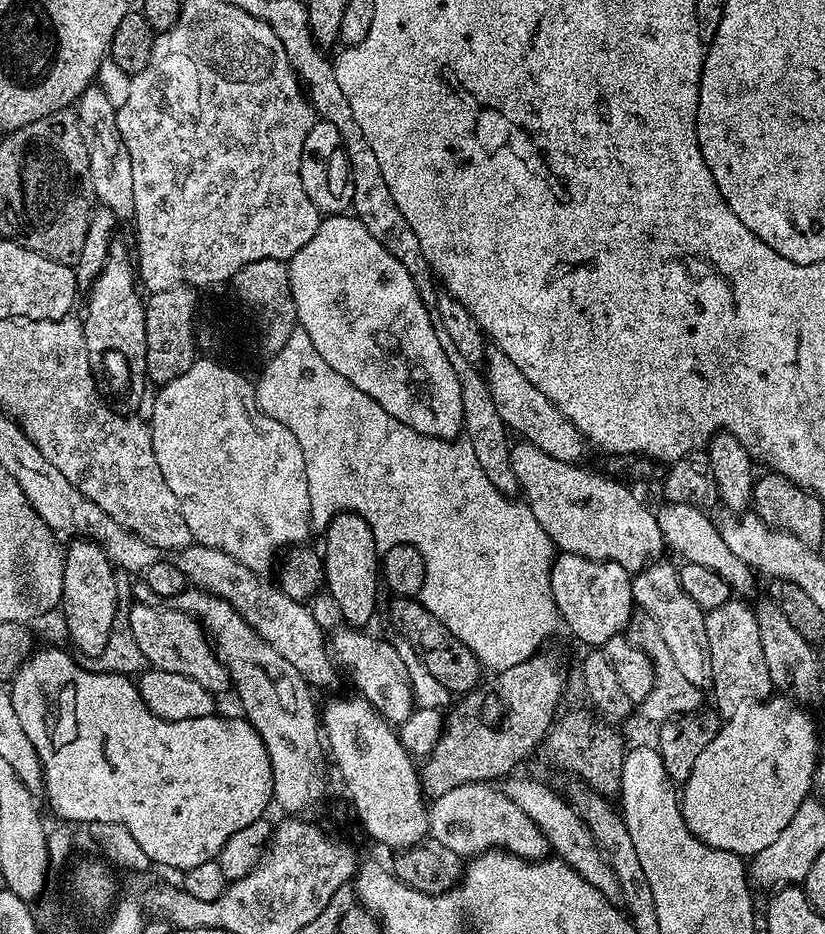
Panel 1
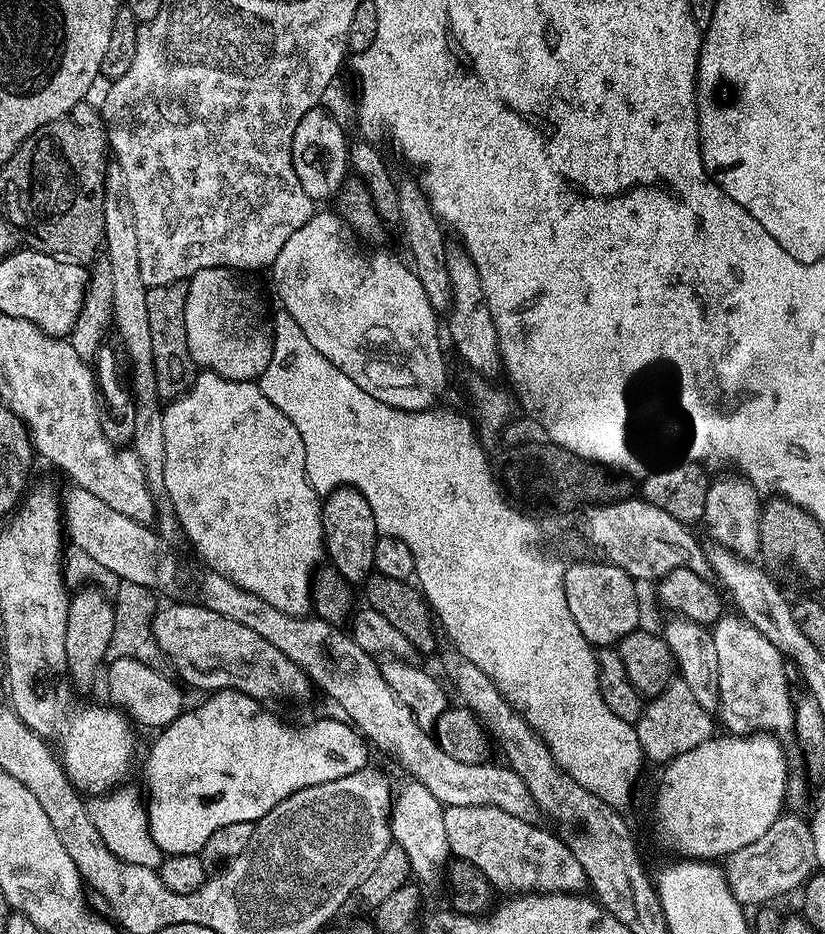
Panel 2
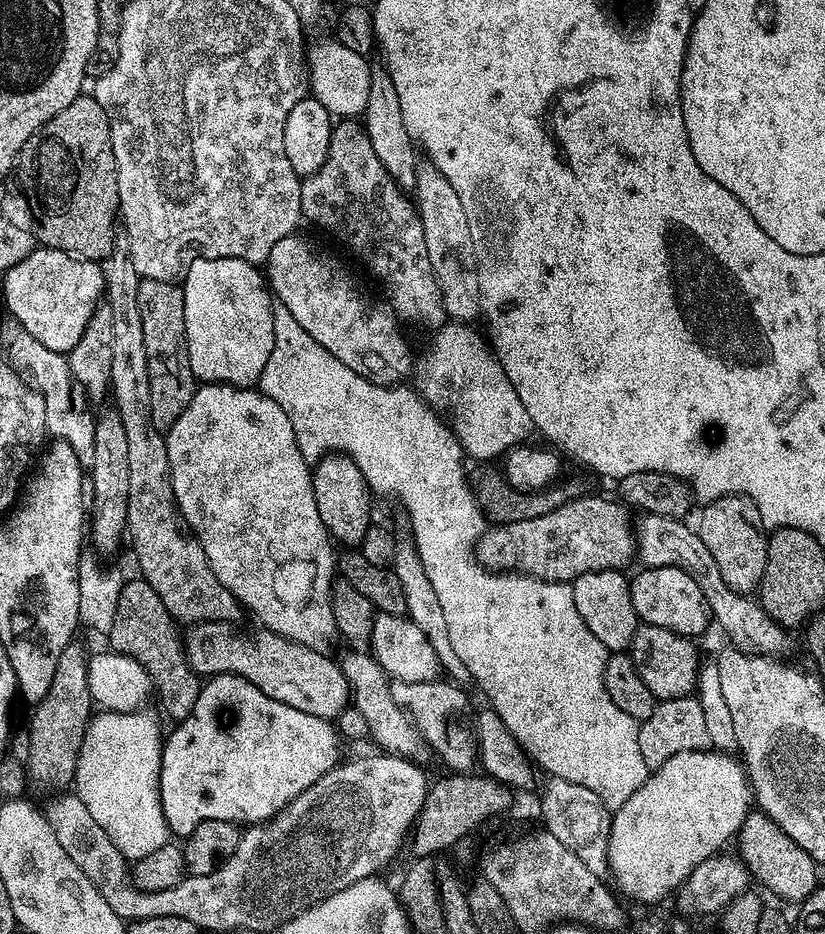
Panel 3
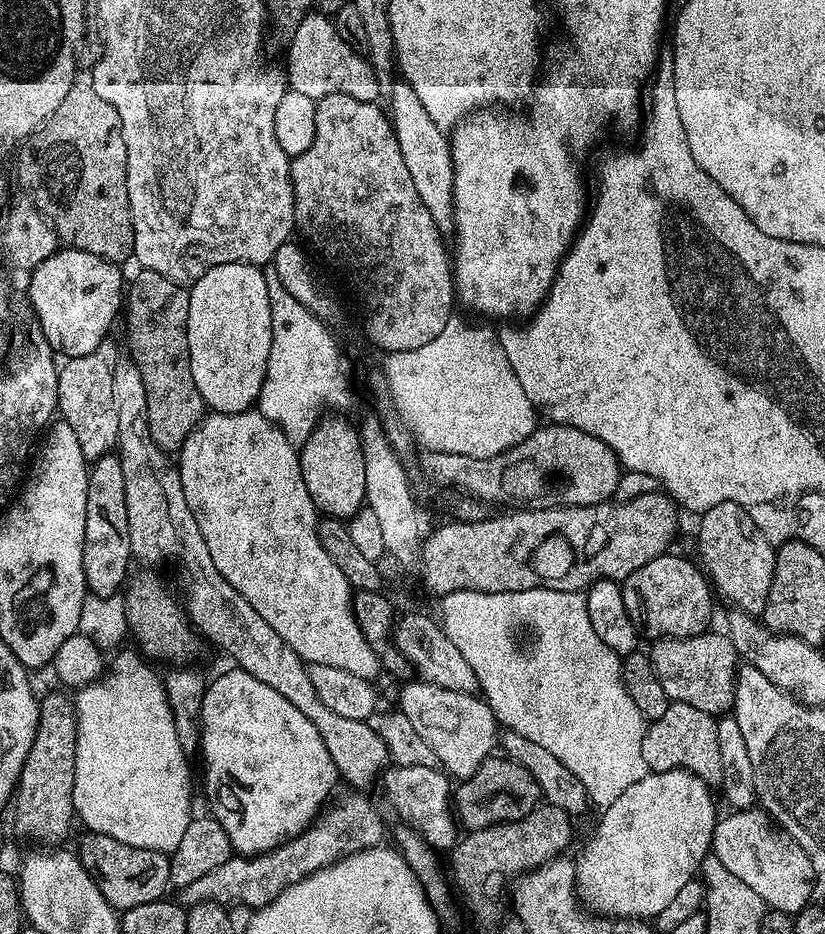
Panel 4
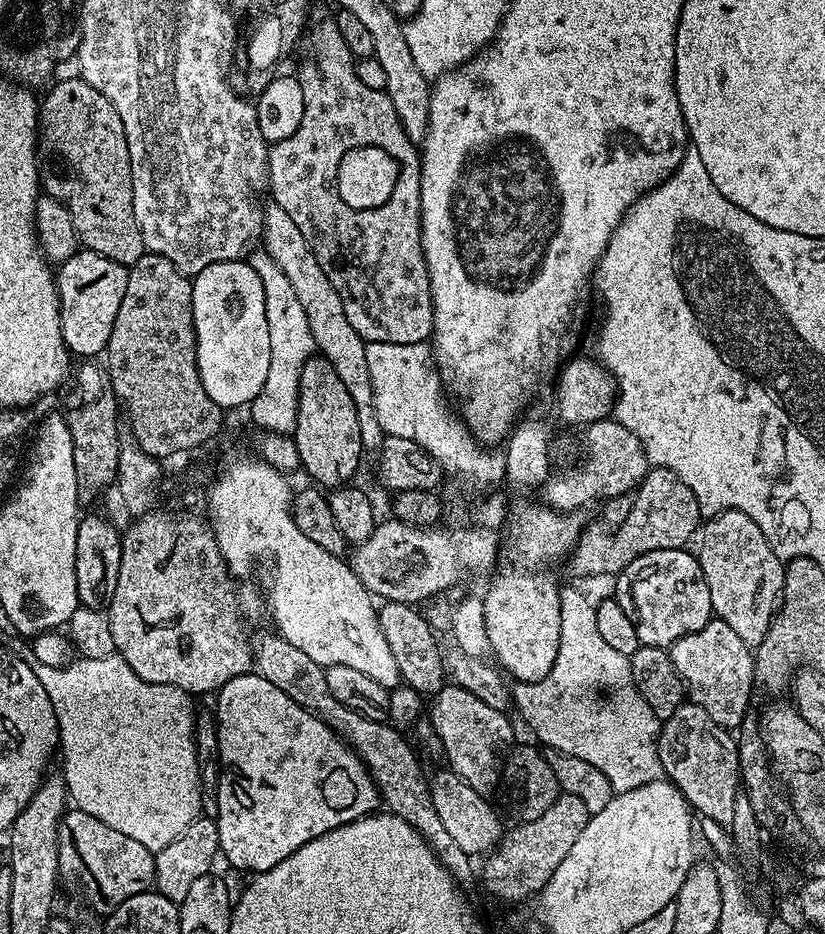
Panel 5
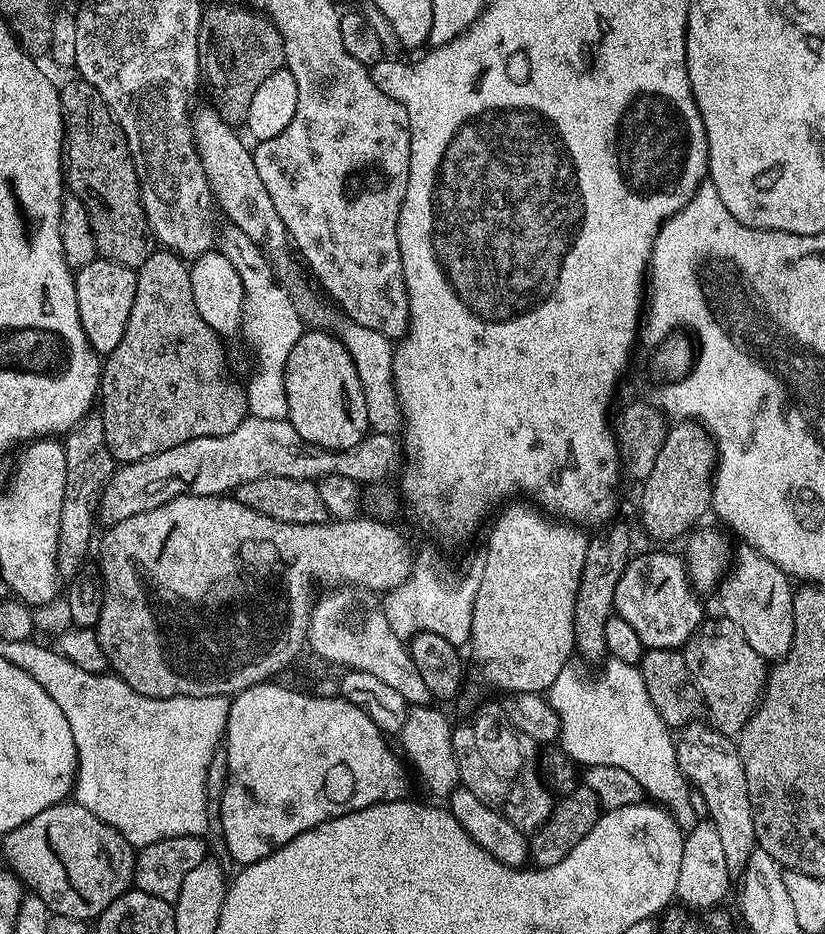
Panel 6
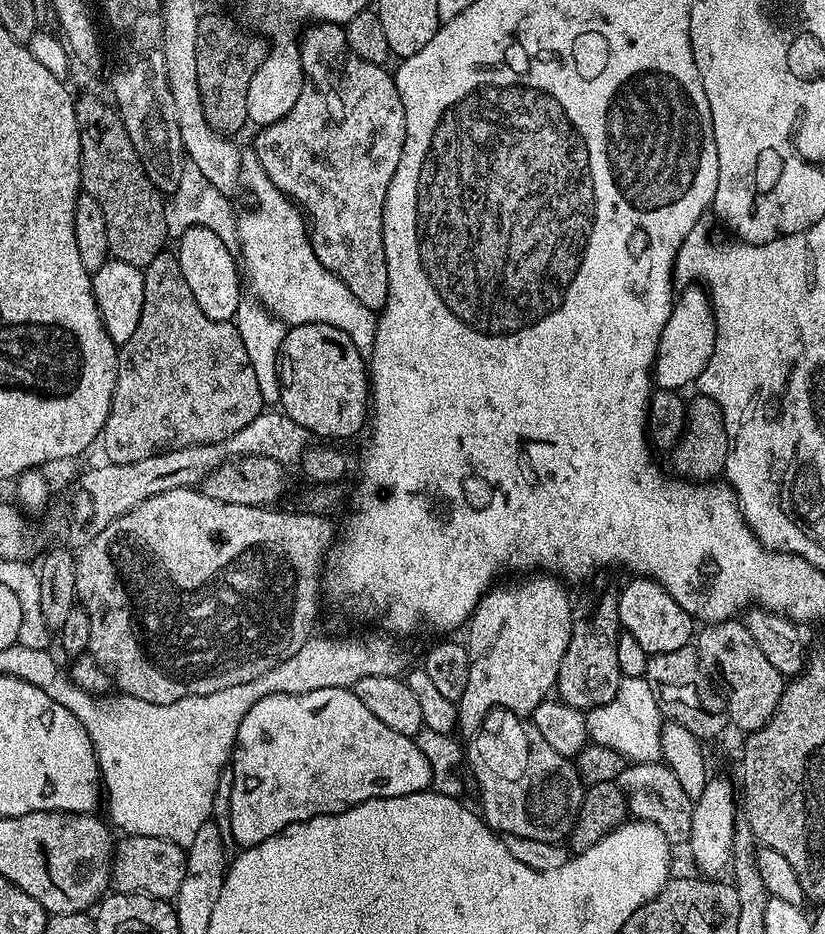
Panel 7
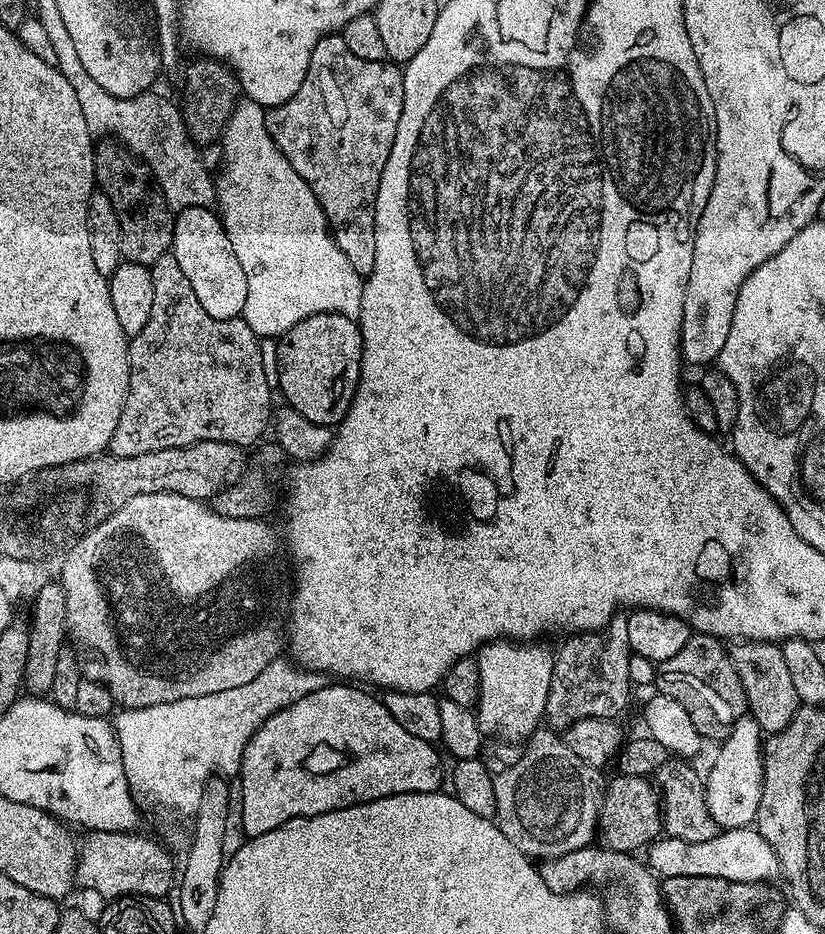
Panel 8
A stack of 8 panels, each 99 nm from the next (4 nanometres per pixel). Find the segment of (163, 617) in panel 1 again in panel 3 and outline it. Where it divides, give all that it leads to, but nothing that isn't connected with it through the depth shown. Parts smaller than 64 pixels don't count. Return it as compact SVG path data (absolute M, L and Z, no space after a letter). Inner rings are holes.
M205 622L197 624L186 636L189 666L201 678L218 674L234 674L246 678L262 694L302 710L314 718L332 722L349 707L350 693L346 674L339 663L328 657L327 651L311 648L280 636L277 632L235 632L228 622Z

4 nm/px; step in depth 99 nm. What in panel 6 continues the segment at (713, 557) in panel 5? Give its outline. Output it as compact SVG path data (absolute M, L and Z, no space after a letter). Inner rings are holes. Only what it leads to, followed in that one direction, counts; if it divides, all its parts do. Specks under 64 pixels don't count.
M741 544L718 585L720 608L724 611L721 613L723 619L734 622L742 630L746 642L758 650L761 658L775 662L786 655L794 642L794 584L785 569L774 566L770 558L762 558L751 544Z

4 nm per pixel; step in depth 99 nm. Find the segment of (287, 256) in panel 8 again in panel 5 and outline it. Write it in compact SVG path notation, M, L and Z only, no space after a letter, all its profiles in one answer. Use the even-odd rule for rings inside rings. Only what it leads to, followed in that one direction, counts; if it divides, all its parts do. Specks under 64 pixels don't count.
M367 342L366 343L366 367L370 370L370 386L374 390L374 414L378 414L378 426L382 426L385 436L393 436L394 438L410 438L410 442L414 442L418 446L422 446L422 450L426 450L433 456L440 465L448 464L448 468L460 468L460 464L468 464L468 460L476 460L476 451L481 449L475 436L464 423L463 419L456 418L452 420L452 416L448 413L448 404L444 401L446 397L446 389L440 382L440 373L436 371L434 363L434 353L427 343L413 344L411 348L406 344L395 344L394 342Z

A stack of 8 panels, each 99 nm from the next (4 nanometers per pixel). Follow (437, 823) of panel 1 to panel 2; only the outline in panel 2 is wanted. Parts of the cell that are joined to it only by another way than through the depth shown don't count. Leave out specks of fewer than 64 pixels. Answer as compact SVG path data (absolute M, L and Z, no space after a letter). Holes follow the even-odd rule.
M454 806L453 808L445 808L444 822L446 824L446 838L450 842L452 856L457 860L465 860L474 866L478 866L478 870L482 870L482 874L486 874L486 878L492 884L493 889L500 891L501 888L504 894L543 894L545 892L571 892L573 894L580 894L588 888L586 870L582 870L582 862L578 862L578 858L572 853L571 847L565 841L563 844L558 837L547 832L544 826L522 822L522 818L514 818L514 814L506 814L506 810L498 810L490 806Z

